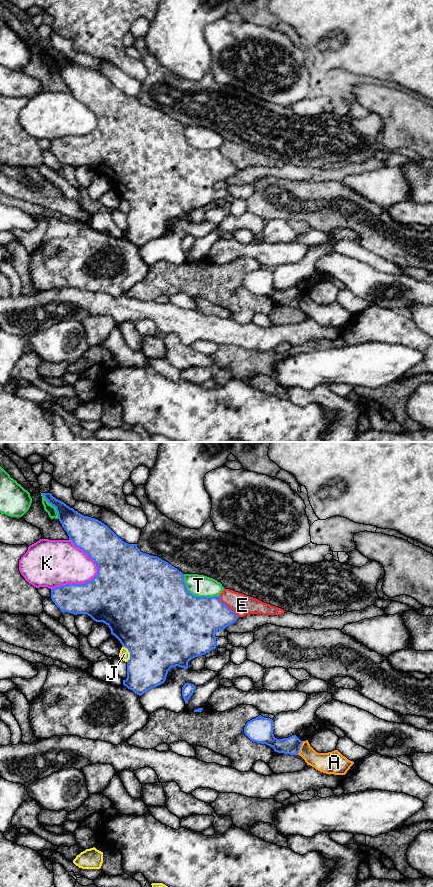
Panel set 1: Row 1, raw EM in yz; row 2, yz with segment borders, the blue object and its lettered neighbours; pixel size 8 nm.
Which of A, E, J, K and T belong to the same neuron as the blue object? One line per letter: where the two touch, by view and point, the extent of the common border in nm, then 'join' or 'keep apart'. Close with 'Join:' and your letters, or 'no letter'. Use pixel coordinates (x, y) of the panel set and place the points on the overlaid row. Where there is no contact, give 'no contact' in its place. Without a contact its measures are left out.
A: yz (299, 748) | 120 nm | keep apart
E: yz (228, 607) | 240 nm | keep apart
J: yz (130, 653) | 130 nm | keep apart
K: yz (93, 578) | 440 nm | keep apart
T: yz (195, 596) | 340 nm | keep apart
Join: no letter

